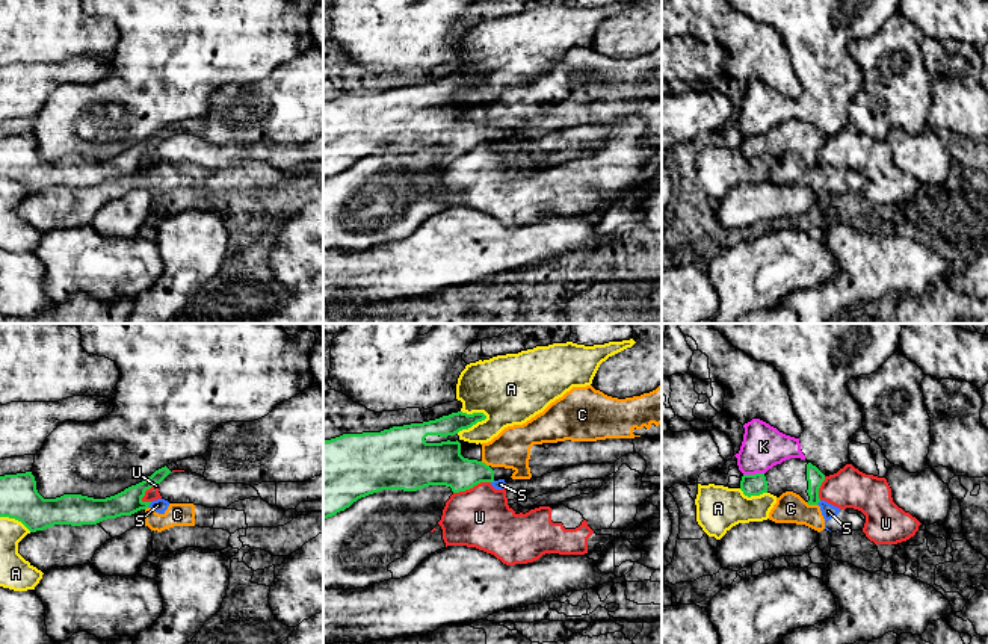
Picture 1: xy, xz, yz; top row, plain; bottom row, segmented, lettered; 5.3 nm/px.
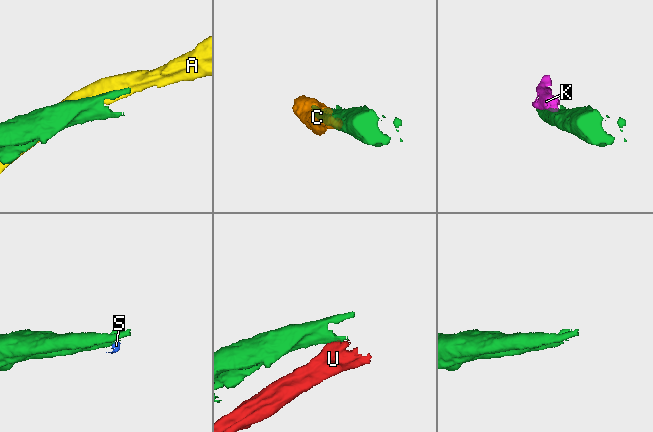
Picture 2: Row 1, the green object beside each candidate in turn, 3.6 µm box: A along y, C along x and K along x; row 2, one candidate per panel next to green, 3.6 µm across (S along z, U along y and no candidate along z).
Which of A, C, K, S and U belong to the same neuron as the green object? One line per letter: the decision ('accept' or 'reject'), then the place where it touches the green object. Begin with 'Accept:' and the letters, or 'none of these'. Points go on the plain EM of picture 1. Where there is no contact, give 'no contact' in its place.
Accept: none of these
A: reject | xz (472, 86)
C: reject | yz (812, 165)
K: reject | yz (753, 136)
S: reject | xy (148, 167)
U: reject | xz (472, 148)

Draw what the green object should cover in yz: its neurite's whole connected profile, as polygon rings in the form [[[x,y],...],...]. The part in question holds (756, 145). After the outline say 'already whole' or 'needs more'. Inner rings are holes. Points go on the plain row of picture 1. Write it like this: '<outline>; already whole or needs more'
[[[790,119],[773,127],[766,135],[743,136],[740,151],[745,157],[770,154],[780,159],[786,153],[799,156],[808,166],[817,166],[819,150],[825,136],[811,124],[801,119]]]; needs more

